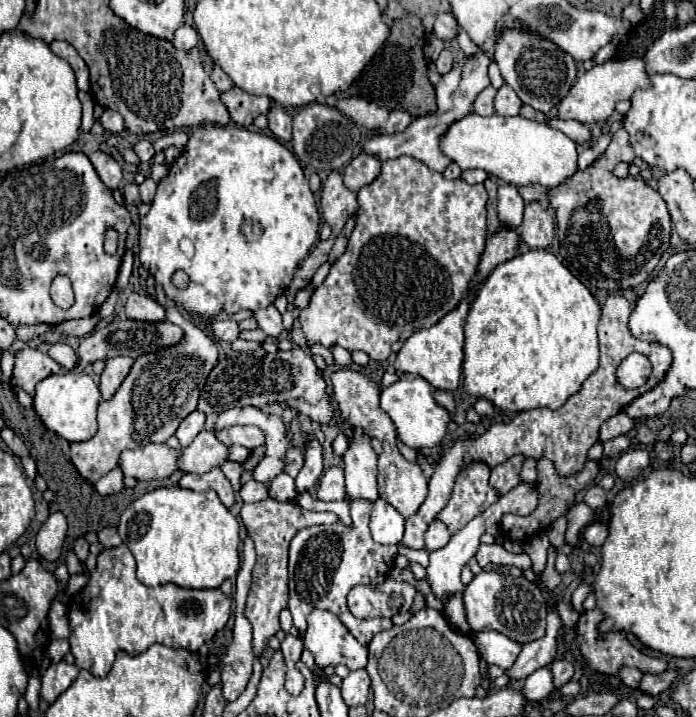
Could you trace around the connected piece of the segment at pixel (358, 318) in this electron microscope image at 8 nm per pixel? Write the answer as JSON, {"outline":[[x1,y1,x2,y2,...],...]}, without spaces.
{"outline":[[403,155,399,159,385,161,381,165,381,175,373,183,363,187,357,193,357,197,359,197,359,211,355,215,357,225,355,225,355,231,349,237,347,251,331,265,331,271,329,271,327,279,313,291,309,305,299,313,299,321,301,321,301,327,303,327,303,333,305,333,305,339,307,339,309,347,313,347,317,343,327,347,327,349,333,349,335,345,341,345,349,353,365,351,373,361,383,363,391,355,391,345,395,341,399,341,399,339,405,341,423,323,425,323,425,327,431,327,431,325,439,323,447,313,451,313,459,305,459,301,463,301,463,297,471,289,471,281,475,279,475,273,479,269,479,261,481,261,481,255,483,255,483,249,485,249,485,243,487,243,487,191,485,191,483,185,469,185,463,179,449,181,441,173,431,171,429,167,425,167,421,161]]}

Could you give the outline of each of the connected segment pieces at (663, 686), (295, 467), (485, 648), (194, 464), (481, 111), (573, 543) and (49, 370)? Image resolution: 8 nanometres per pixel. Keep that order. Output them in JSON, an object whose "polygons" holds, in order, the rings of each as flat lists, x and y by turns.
{"polygons":[[[671,669,663,671,659,675,649,675,647,673,647,675,643,675,643,679,639,683,639,689,647,695,661,695,663,691,667,691,673,685,675,677,677,677,677,673,671,671]],[[303,445,293,447,287,453,287,465,285,465,285,473,291,477,297,477,299,469,303,469]],[[481,631,475,633,475,645,479,655,489,663,501,669,509,669,521,653,521,643,511,641,499,631]],[[203,429,203,441,193,441,187,447,181,447,179,471,183,473,207,473,213,467,219,467,227,457,227,447,215,439,211,431]],[[487,87,483,89,477,99,475,99,475,113,477,115,493,115,495,113,494,109,494,98,497,90,494,87]],[[577,503,573,509,567,511,569,517,569,525,567,525,567,533,565,533,565,545,577,549,579,543,579,533,593,523,593,509,587,507,585,503]],[[25,347,15,355,15,369,13,377,17,379,17,385,27,391,29,395,35,393,35,385,53,375,53,373,63,373,65,369,57,365,47,353,41,353,39,349]]]}

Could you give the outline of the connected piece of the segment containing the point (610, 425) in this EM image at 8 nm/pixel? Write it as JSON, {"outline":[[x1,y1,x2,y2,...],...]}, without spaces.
{"outline":[[621,411,619,415,615,415,615,417,611,417,609,421,603,423,603,427,601,427,601,443,607,441,607,439,613,439,617,435,625,435,633,427,635,427,635,419,631,419,625,411]]}

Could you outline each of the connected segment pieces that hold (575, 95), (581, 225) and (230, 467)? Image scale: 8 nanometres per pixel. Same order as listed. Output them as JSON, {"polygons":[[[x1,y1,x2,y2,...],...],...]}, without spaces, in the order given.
{"polygons":[[[643,59,607,61,603,65,595,65,591,71,585,71,577,79,567,97,557,105,557,117,573,119,579,123,605,123,607,117,615,111,617,101,629,99,635,93,635,89,647,89,647,87,649,87,649,77,645,73]],[[621,127,615,131,613,141,609,143,605,155,591,163,585,171,575,173,567,181,559,183,555,189,549,191,549,203,555,209,557,217,557,231,559,231,559,243,561,243,561,257,563,265,569,267,575,275,583,275,583,279,589,281,589,285,597,289,623,291,629,287,635,287,643,283,653,269,657,267,663,251,669,247,669,235,671,235,671,217,667,213,665,201,659,197,659,193,649,187,645,181,637,181,633,177,619,179,611,173,619,162,632,163,635,158,627,131]],[[225,461,225,463,221,465,221,471,223,471,225,477,231,481,233,489,239,491,239,489,241,489,241,481,239,481,239,477,241,477,241,473,243,473,243,467,241,467,239,463,235,463,235,461]]]}

